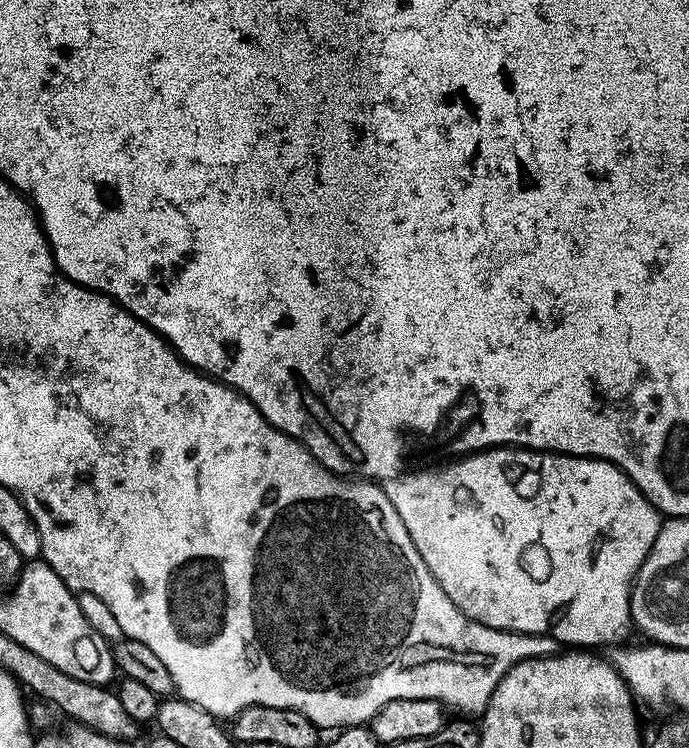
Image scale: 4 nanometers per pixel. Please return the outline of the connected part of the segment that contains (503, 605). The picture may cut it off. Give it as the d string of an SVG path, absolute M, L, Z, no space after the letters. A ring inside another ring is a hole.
M519 446L486 448L483 452L464 454L444 463L448 464L442 465L437 472L428 468L425 472L405 471L397 474L383 481L382 487L386 498L390 498L390 506L398 510L398 518L402 518L402 526L406 526L410 534L410 542L414 542L418 554L422 554L422 562L426 562L438 586L446 590L446 598L450 598L450 602L454 602L454 606L458 606L462 614L466 614L474 622L503 632L553 636L557 645L571 646L576 650L600 650L603 644L620 646L627 641L624 639L628 635L633 635L634 625L630 614L632 584L646 554L650 554L650 546L654 546L654 538L658 538L662 516L624 471L609 460L593 460L590 456L566 456L558 452L534 452Z

